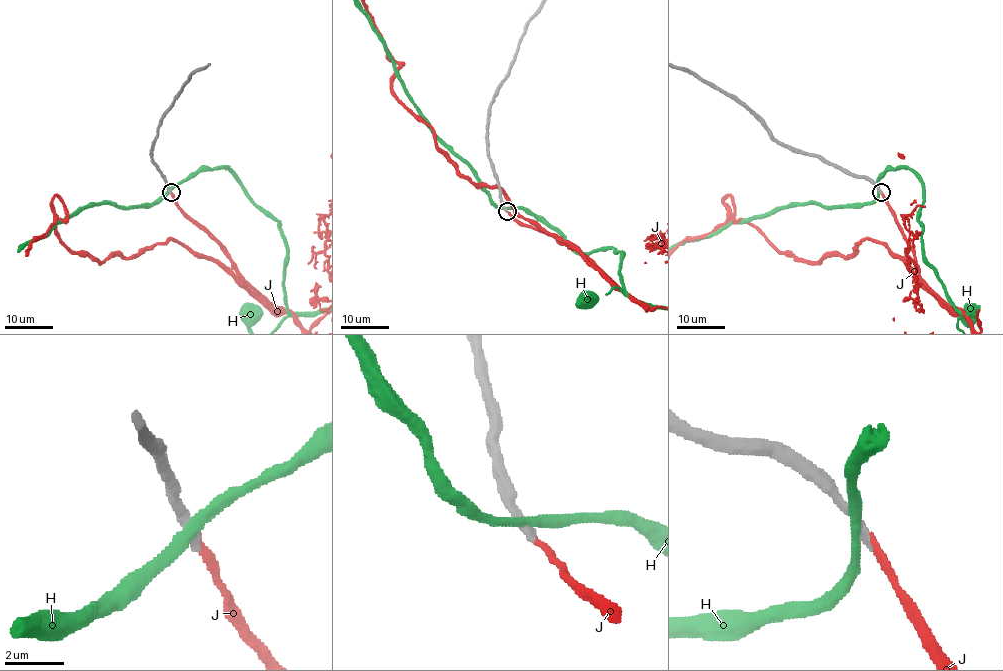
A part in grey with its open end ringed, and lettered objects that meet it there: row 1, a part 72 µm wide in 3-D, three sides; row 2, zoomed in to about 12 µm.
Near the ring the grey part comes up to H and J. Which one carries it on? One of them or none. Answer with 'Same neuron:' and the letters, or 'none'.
Same neuron: J

